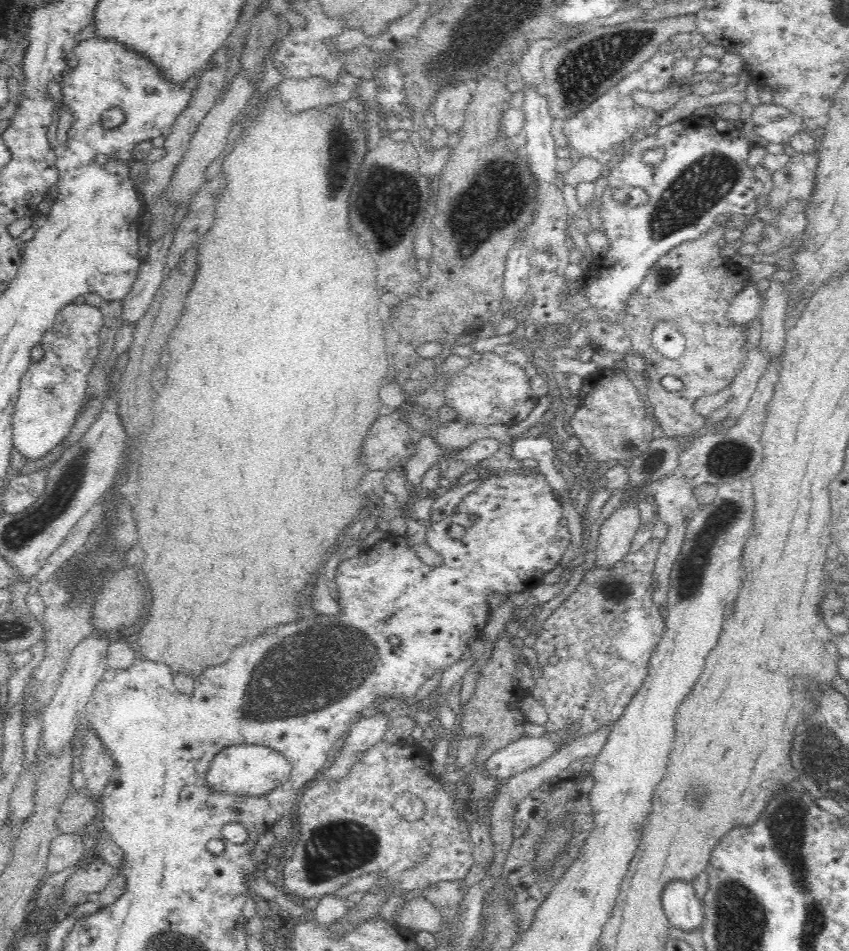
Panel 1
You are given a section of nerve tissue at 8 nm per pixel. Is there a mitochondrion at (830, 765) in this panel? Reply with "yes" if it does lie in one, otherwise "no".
yes

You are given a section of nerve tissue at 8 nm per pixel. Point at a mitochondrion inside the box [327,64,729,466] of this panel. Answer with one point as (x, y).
(375, 210)

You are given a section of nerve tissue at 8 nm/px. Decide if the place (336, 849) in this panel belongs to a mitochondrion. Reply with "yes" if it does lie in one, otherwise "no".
yes

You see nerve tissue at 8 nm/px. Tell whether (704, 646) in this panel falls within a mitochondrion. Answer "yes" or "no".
no

